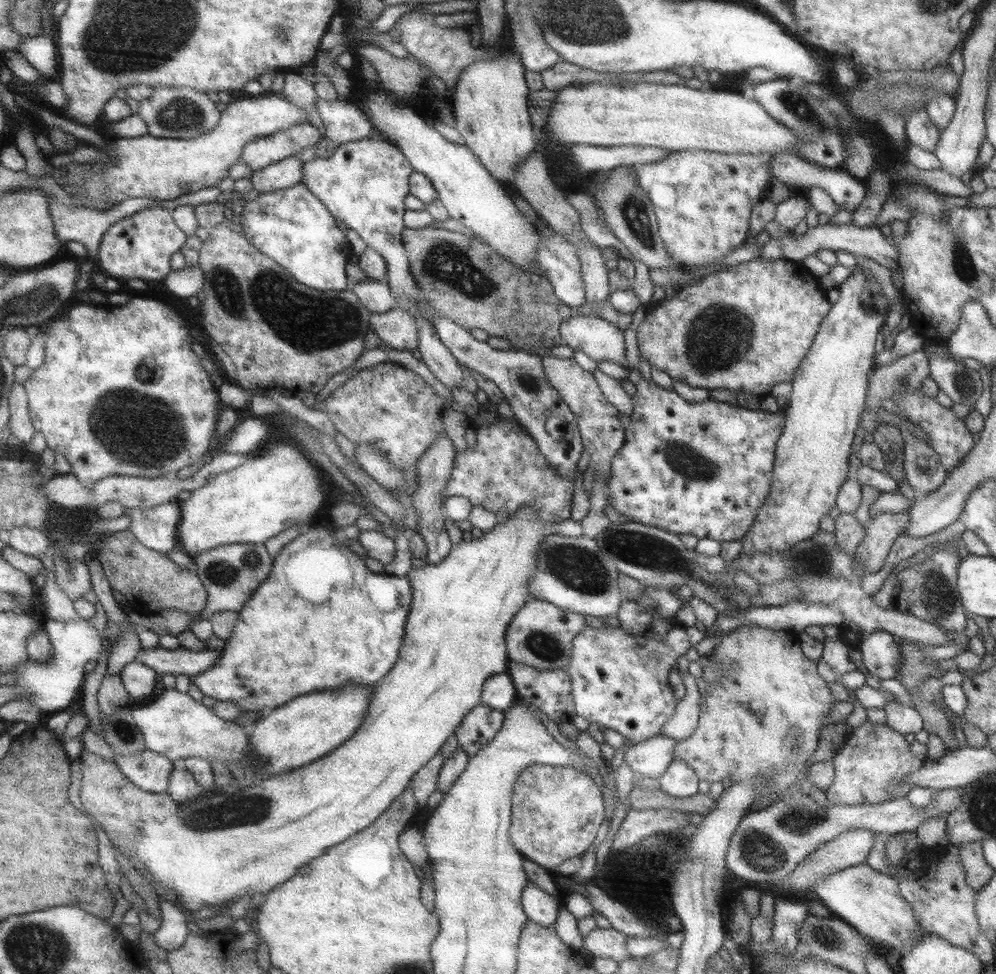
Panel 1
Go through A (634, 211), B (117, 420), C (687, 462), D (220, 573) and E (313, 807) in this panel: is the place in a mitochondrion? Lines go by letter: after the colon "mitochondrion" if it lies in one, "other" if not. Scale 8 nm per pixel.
A: mitochondrion
B: mitochondrion
C: mitochondrion
D: mitochondrion
E: other

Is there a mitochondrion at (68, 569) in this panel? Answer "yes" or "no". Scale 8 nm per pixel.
yes

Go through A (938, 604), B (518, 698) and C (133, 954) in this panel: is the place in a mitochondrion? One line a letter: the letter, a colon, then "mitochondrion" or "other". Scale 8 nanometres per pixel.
A: mitochondrion
B: other
C: other

